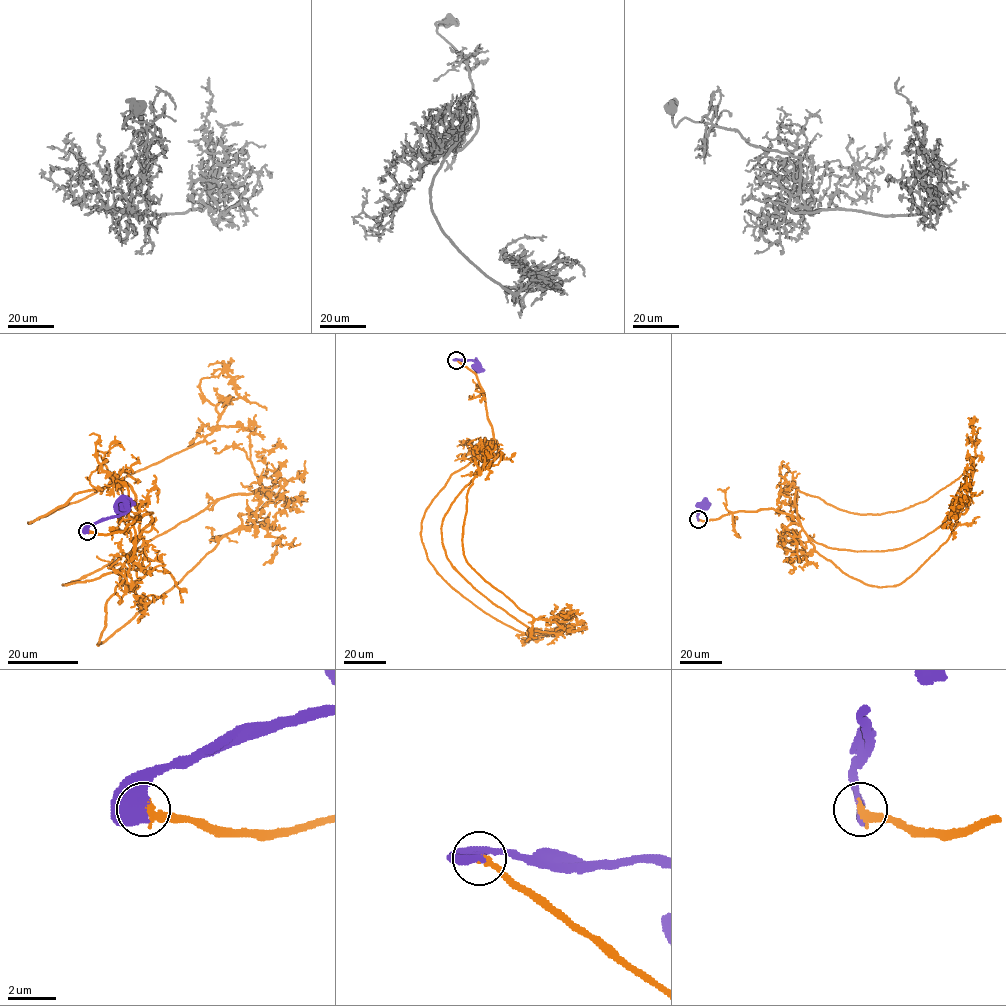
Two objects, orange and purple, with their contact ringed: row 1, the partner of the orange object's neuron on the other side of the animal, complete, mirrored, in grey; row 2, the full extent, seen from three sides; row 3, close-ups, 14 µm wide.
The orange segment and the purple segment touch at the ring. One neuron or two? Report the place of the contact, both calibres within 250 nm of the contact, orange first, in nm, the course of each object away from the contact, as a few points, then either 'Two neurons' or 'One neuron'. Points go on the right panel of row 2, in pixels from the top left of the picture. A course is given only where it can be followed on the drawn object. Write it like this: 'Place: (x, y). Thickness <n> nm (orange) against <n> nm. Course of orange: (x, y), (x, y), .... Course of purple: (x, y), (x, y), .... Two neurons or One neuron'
Place: (698, 519). Thickness 300 nm (orange) against 600 nm. Course of orange: (697, 519), (769, 508), (798, 518), (797, 489), (859, 514), (908, 508), (970, 466), (975, 456), (970, 421). Course of purple: (697, 519), (698, 510), (703, 505). One neuron

